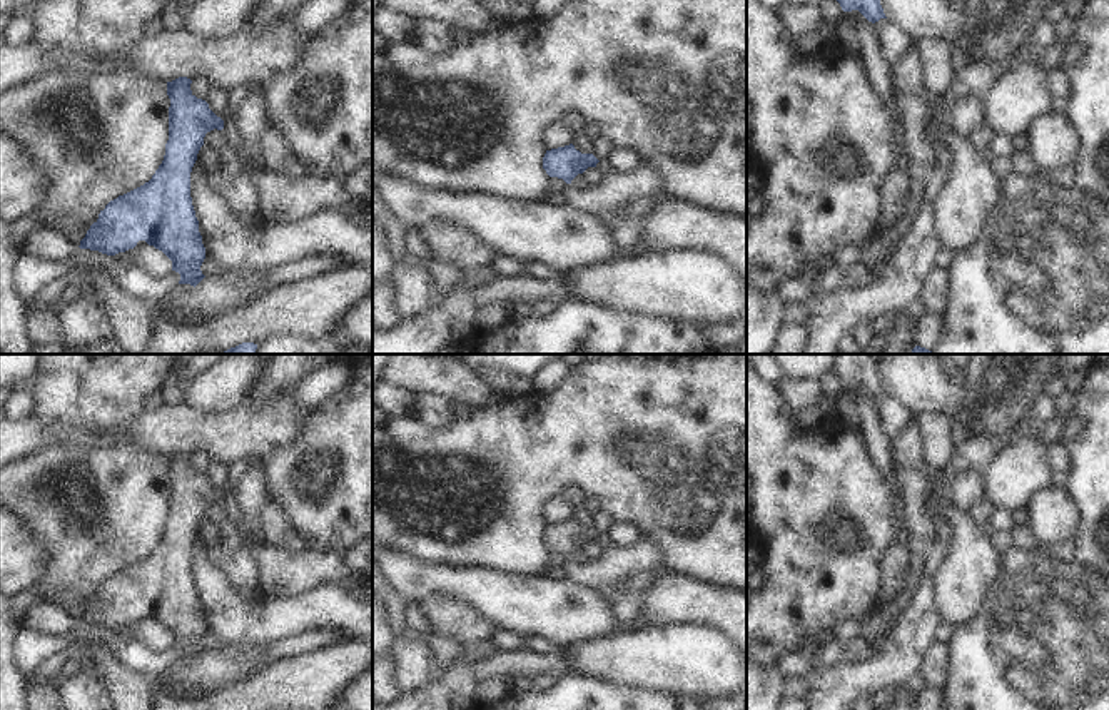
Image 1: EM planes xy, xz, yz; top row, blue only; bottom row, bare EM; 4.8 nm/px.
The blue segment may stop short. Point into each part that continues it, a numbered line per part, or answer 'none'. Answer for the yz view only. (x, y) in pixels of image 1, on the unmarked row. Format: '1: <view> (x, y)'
none

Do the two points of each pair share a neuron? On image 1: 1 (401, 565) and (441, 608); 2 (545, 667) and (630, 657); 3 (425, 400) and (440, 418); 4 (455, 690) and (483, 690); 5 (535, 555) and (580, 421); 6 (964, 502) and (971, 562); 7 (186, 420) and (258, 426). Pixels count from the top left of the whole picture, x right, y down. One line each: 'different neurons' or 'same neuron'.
1: different neurons
2: different neurons
3: same neuron
4: different neurons
5: same neuron
6: different neurons
7: same neuron

